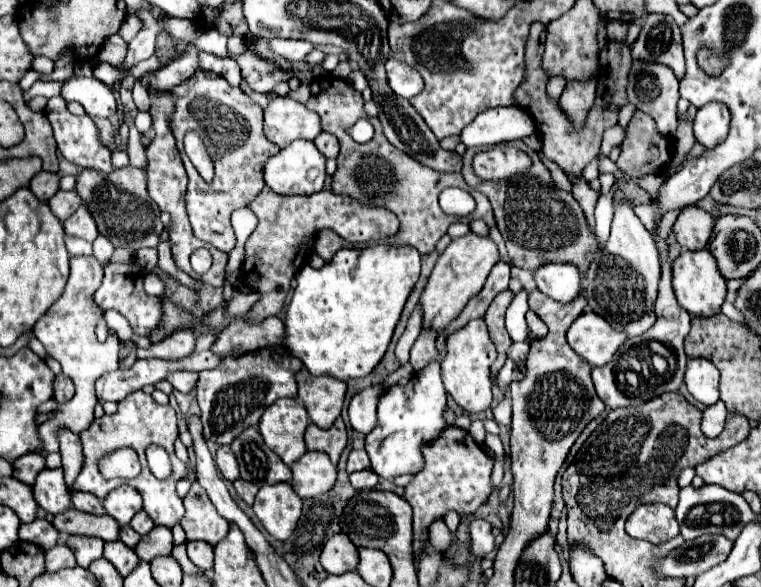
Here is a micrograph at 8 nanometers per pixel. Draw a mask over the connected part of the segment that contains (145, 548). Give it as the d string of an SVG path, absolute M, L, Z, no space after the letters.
M154 526L152 532L142 536L140 544L134 548L140 560L154 560L158 556L170 556L174 548L174 538L172 538L172 528L168 526Z

